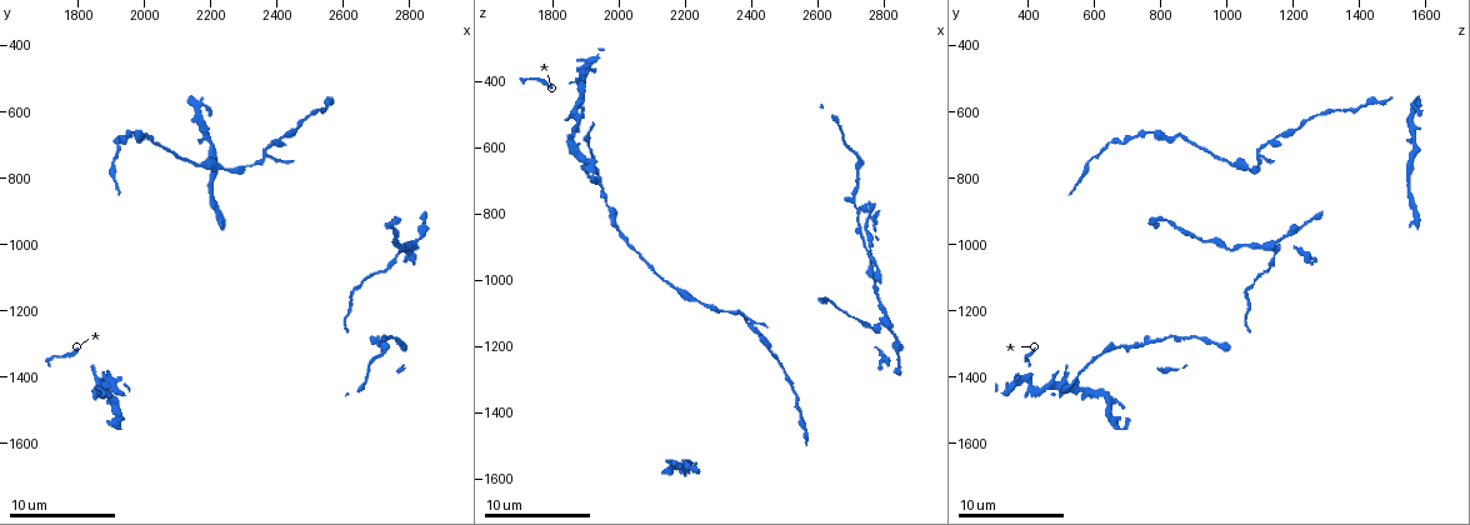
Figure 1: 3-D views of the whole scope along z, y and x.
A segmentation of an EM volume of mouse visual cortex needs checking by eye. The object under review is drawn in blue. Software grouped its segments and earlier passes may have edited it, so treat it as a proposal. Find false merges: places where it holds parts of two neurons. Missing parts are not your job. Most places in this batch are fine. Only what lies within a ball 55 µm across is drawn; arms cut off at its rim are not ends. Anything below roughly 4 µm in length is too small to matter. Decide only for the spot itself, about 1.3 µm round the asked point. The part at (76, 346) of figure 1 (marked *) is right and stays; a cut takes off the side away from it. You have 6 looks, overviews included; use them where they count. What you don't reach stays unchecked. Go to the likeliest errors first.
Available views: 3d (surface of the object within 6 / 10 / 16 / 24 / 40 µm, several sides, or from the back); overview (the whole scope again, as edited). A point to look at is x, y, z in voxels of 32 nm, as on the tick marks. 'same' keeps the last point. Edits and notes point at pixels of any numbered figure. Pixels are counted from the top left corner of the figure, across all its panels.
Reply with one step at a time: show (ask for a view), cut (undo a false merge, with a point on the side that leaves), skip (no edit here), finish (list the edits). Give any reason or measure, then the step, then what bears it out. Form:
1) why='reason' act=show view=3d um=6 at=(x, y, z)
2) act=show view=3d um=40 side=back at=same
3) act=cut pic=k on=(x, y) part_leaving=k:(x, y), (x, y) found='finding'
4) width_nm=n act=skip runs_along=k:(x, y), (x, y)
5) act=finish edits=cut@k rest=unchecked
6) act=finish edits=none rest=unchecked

why='calibre changes' act=show view=3d um=10 at=(2160, 750, 1020)

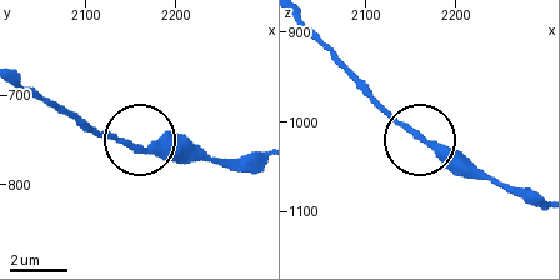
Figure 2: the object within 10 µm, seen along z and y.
width_nm=210 act=skip runs_along=2:(301, 25), (394, 118), (445, 144), (478, 173) found='continuous, no second neuron'

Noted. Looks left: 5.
why='sudden change in width' act=show view=3d um=6 at=(2360, 720, 1100)

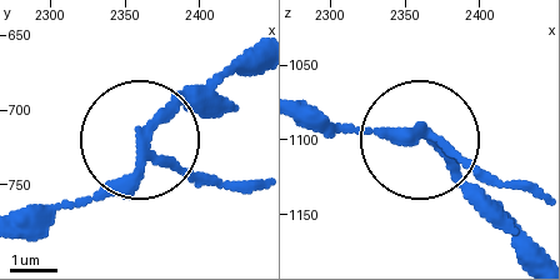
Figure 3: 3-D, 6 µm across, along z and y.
width_nm=180 act=skip runs_along=3:(26, 220), (110, 184), (213, 80) found='continuous, no second neuron'

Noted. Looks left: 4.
why='calibre changes' act=show view=3d um=16 at=(2730, 1070, 1130)

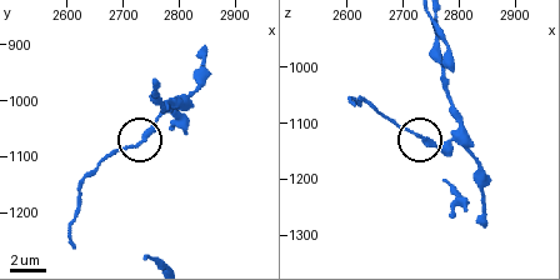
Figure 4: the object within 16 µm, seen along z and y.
act=skip found='continuous, no second neuron'

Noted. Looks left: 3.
act=finish edits=none rest=unchecked

